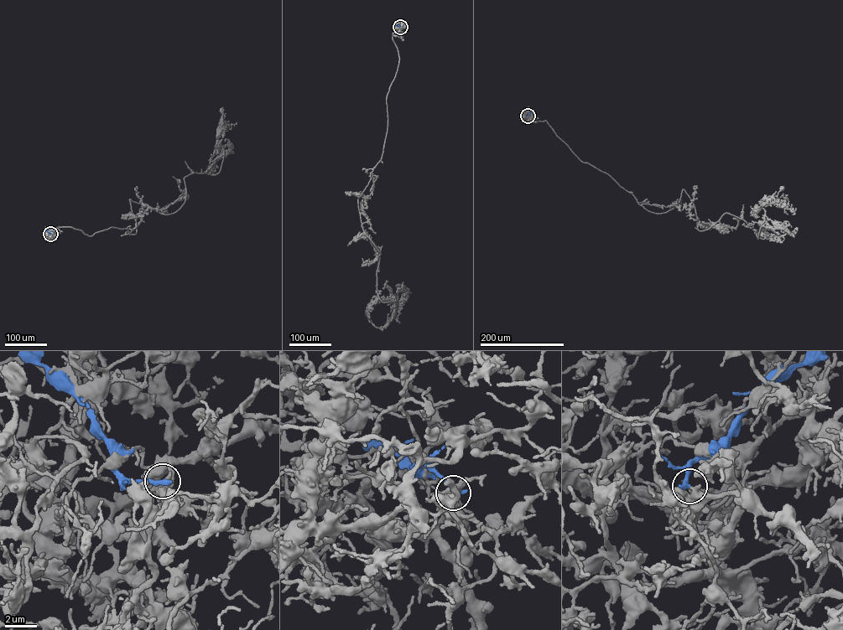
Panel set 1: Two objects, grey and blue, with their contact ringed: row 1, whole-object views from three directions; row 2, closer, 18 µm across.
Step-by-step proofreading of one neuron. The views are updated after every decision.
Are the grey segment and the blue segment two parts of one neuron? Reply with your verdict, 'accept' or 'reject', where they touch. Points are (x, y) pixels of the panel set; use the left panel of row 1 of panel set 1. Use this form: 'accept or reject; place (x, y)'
reject; place (50, 234)

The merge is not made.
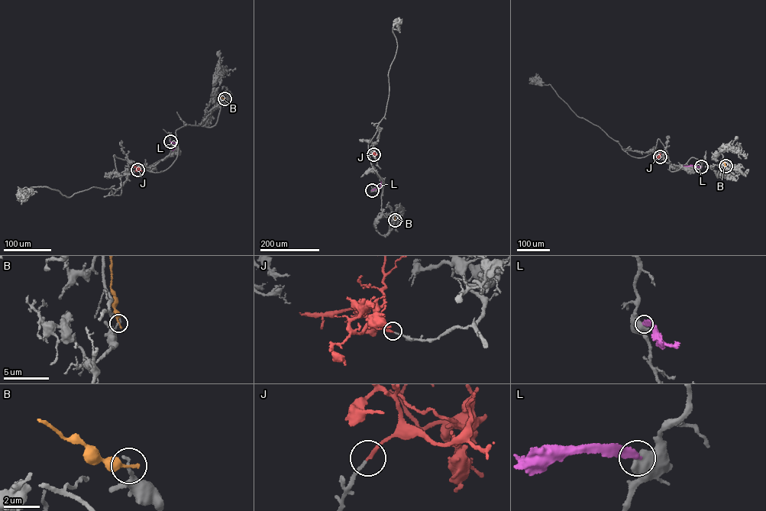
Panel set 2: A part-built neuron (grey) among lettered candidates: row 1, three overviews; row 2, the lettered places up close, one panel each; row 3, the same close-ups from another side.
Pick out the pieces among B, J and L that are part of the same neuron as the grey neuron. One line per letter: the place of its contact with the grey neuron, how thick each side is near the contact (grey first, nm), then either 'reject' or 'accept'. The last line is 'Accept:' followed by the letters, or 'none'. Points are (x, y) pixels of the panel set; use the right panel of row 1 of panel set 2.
B: (725, 166) | 190/300 nm | reject
J: (660, 156) | 140/200 nm | accept
L: (701, 166) | 750/280 nm | reject
Accept: J

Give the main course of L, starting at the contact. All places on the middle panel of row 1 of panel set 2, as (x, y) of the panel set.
L: (372, 190), (379, 186), (381, 181)

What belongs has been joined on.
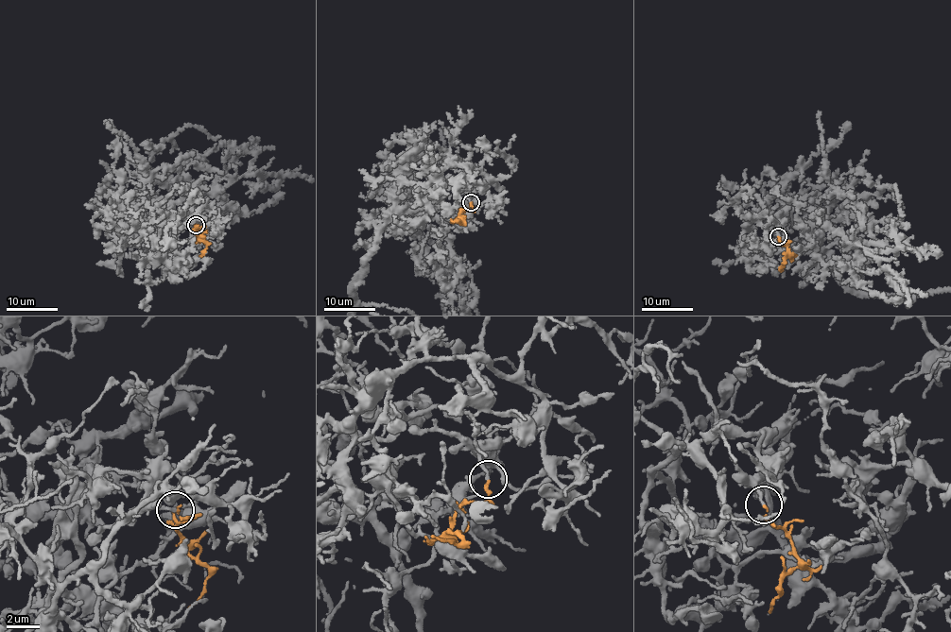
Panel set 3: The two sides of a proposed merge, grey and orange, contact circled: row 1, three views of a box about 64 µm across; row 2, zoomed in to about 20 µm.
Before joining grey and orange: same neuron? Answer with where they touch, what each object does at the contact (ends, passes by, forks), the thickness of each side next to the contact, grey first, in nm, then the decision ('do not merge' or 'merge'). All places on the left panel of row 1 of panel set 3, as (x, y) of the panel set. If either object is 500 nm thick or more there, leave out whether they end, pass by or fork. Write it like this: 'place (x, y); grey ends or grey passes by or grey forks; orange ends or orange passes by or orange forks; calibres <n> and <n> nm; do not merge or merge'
place (196, 225); grey ends; orange ends; calibres 170 and 120 nm; do not merge

